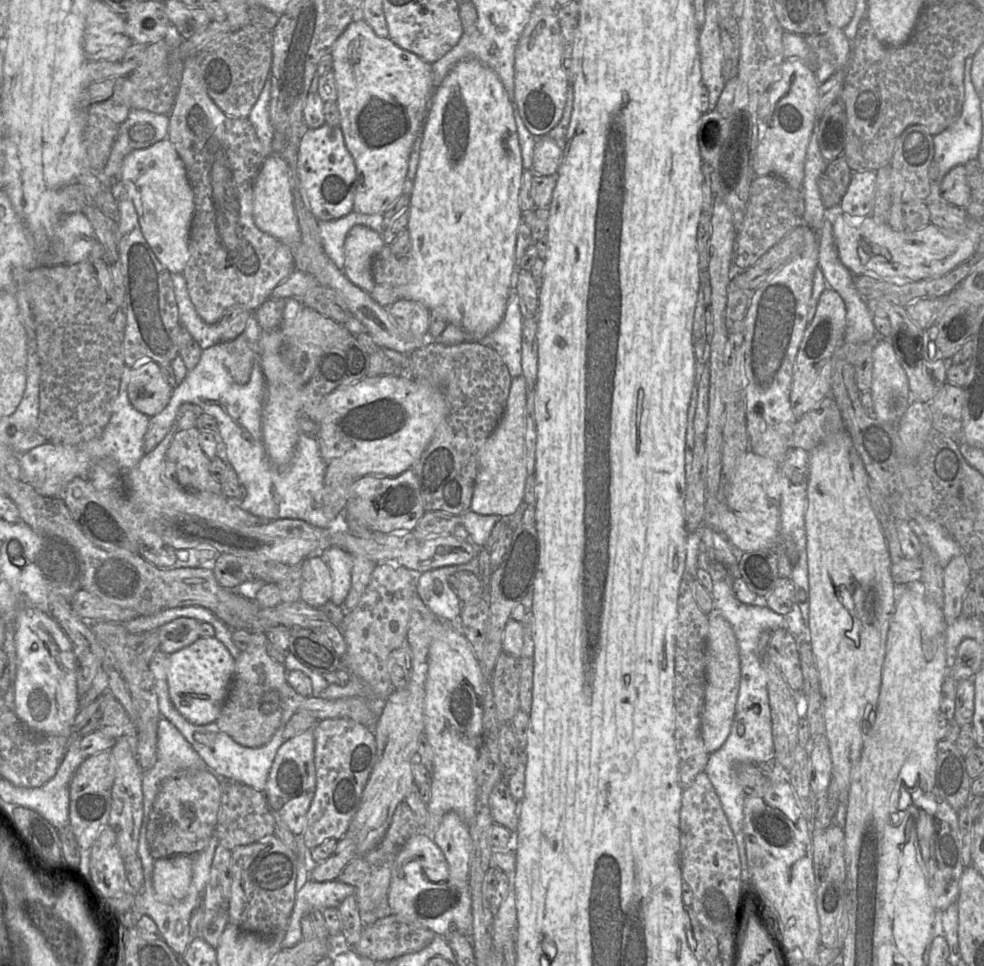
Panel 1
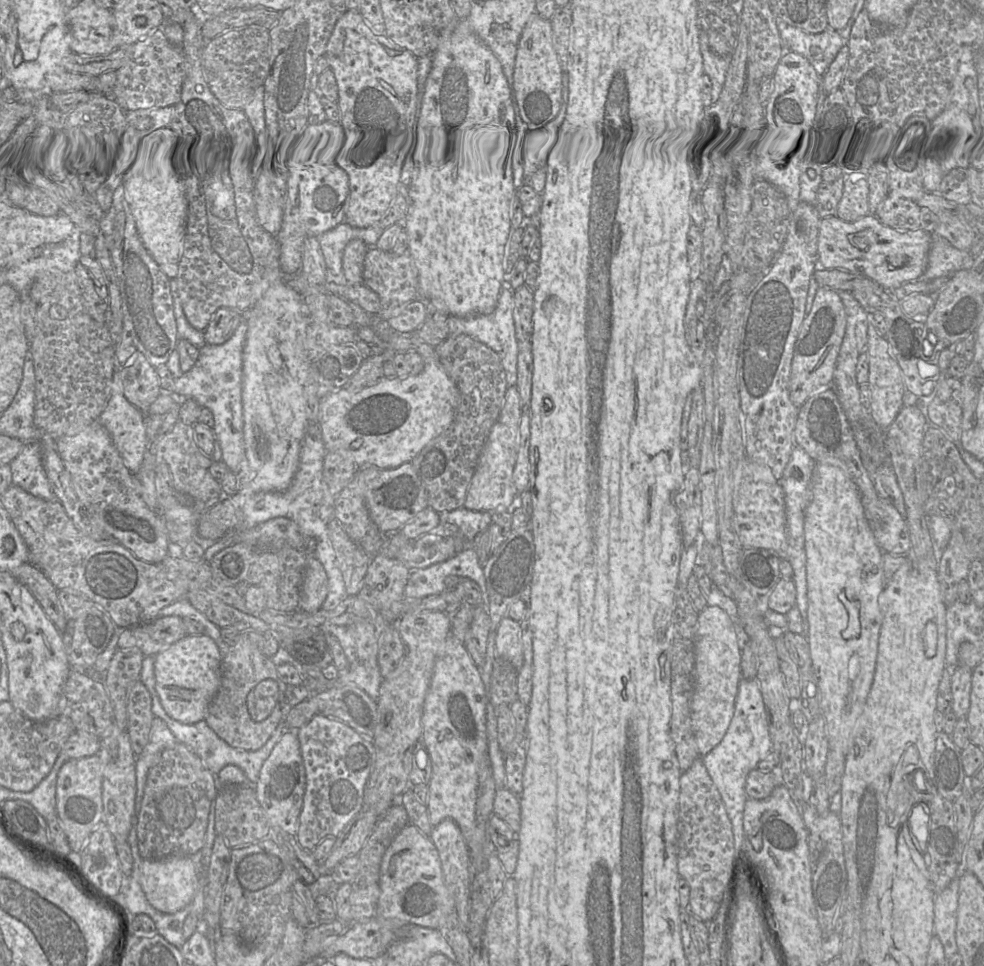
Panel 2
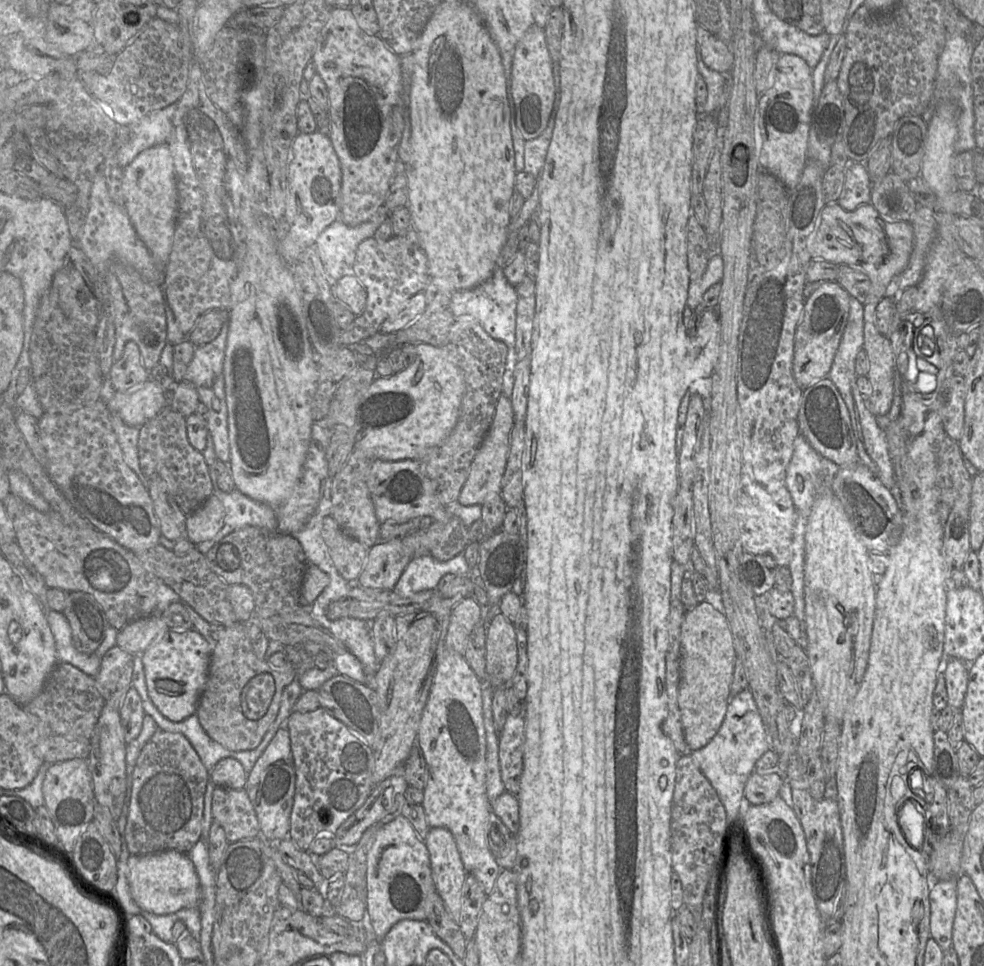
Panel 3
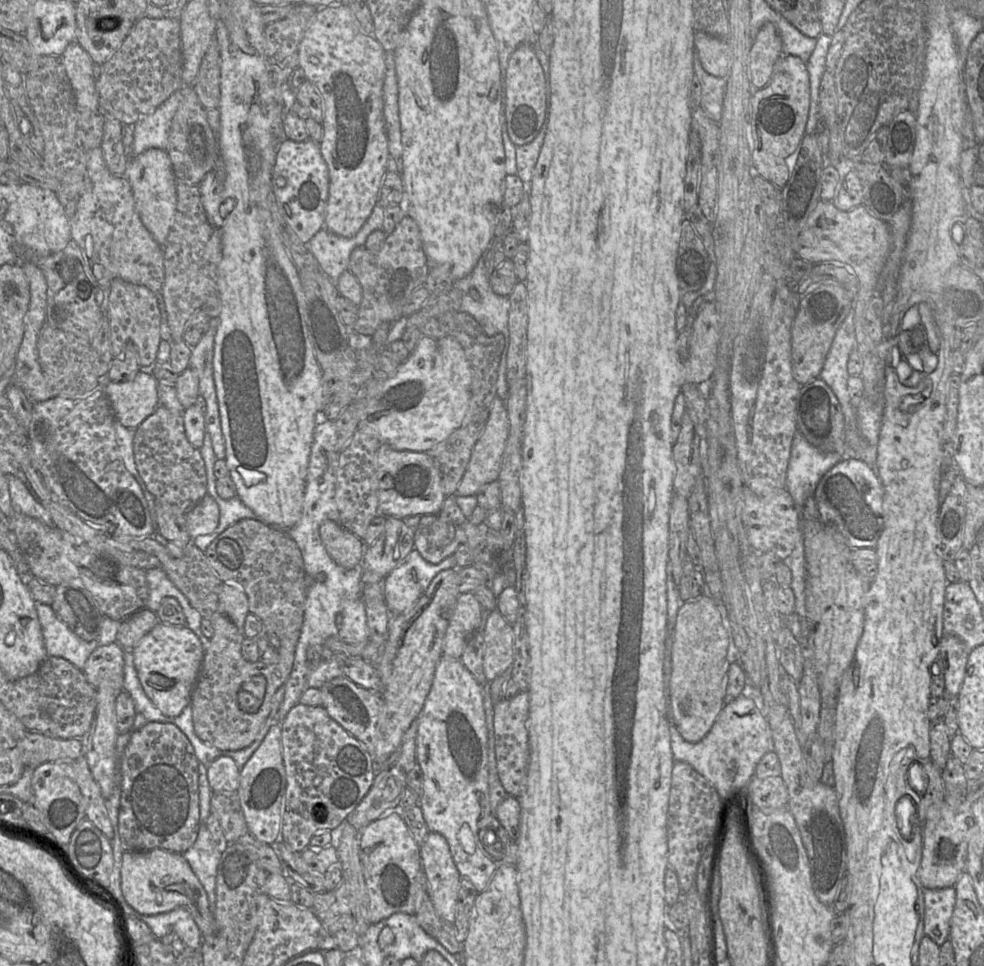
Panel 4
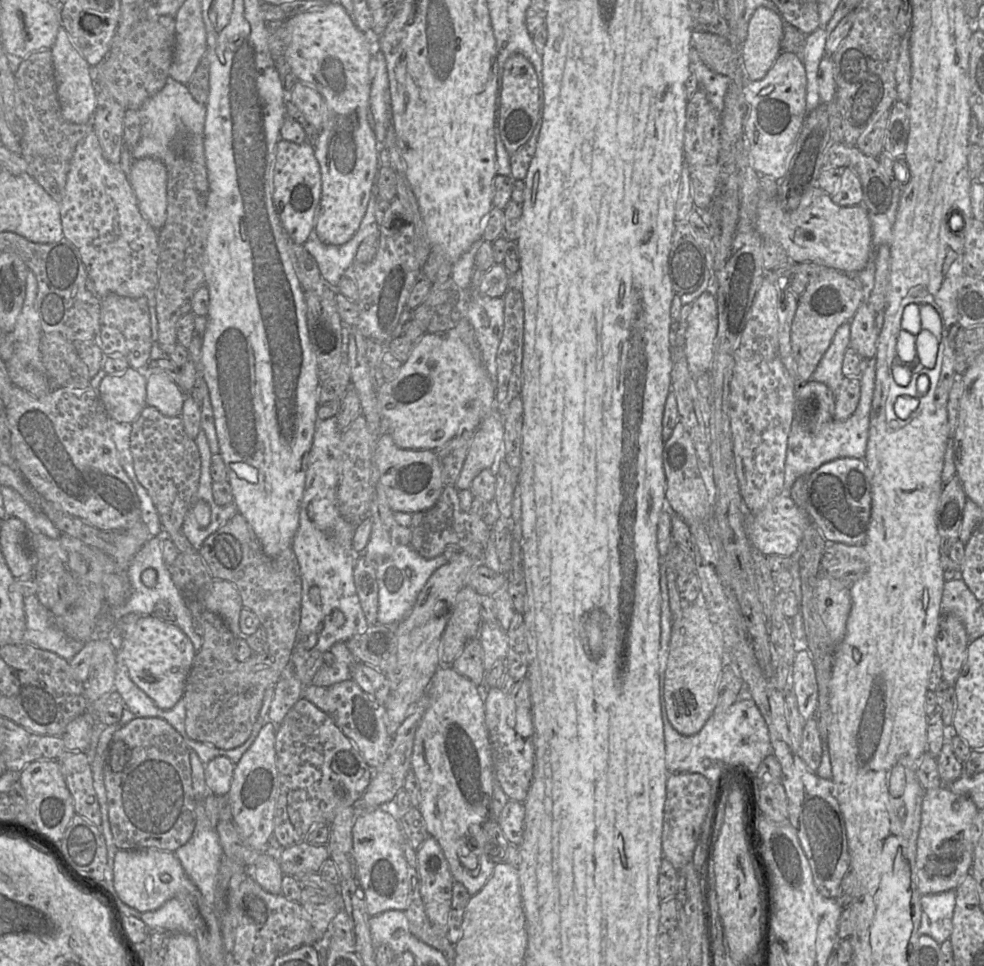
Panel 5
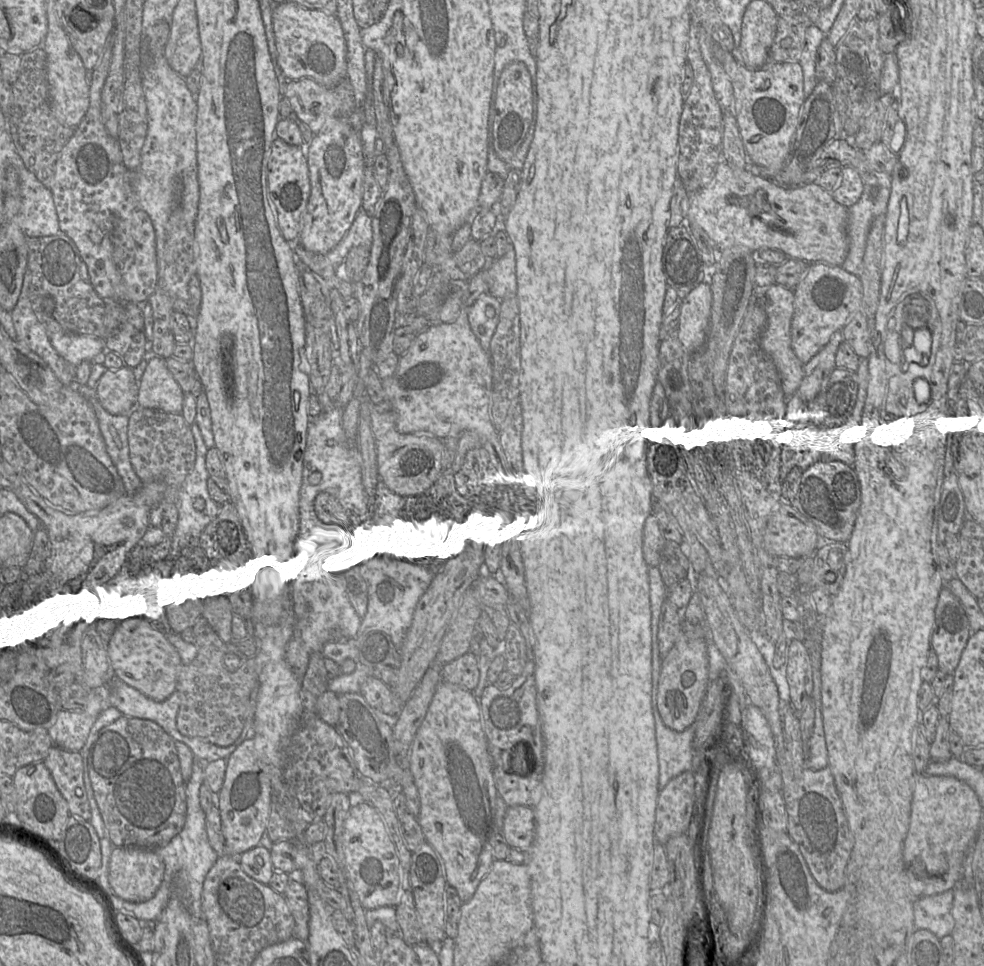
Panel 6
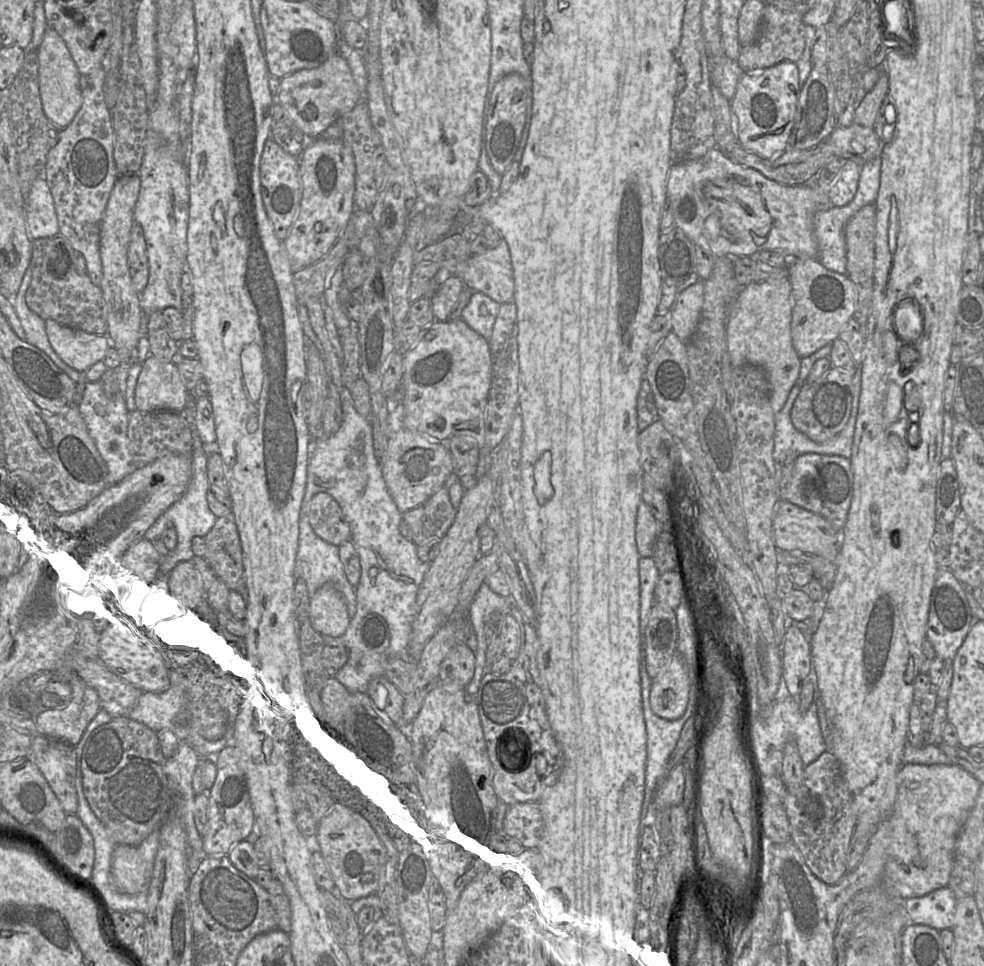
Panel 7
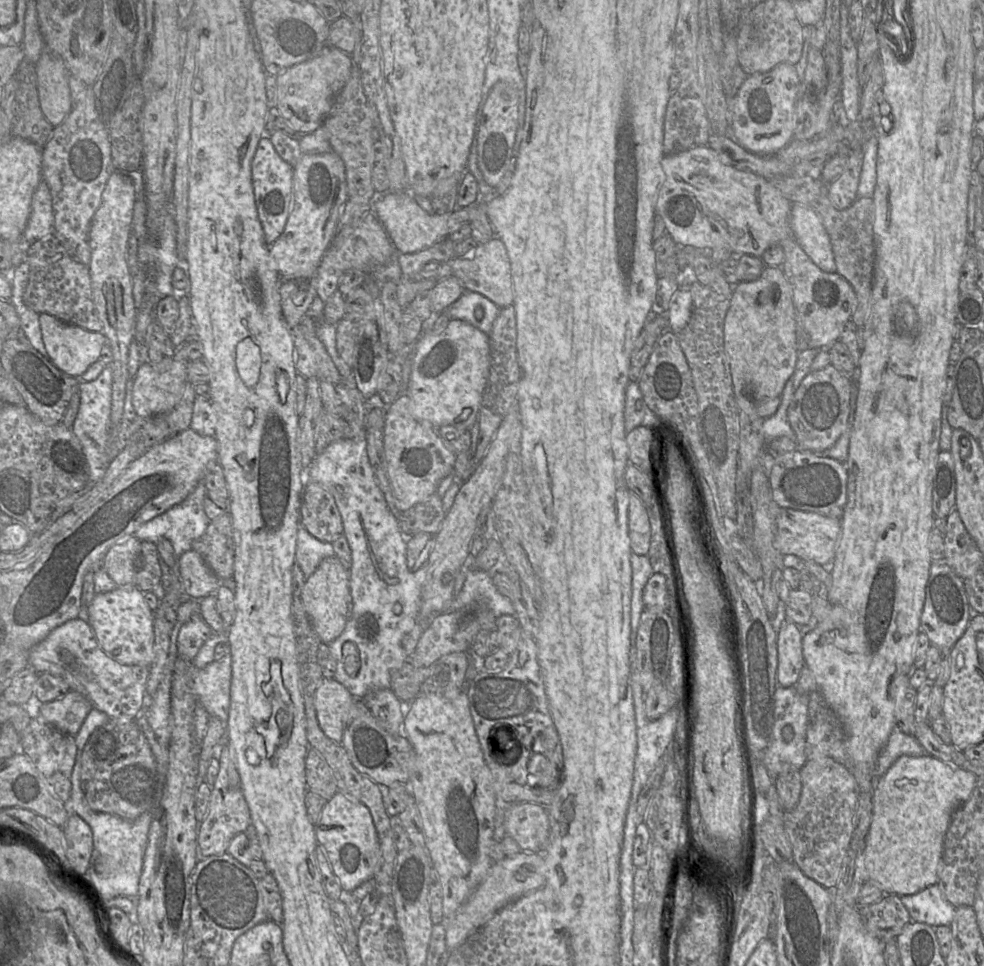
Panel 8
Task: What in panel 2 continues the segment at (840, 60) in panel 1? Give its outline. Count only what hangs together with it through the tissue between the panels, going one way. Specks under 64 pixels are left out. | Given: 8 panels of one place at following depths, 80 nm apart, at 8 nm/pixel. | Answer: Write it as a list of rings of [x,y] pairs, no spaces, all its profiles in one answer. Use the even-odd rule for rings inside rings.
[[[777,20],[777,27],[783,45],[783,54],[794,52],[803,56],[819,77],[825,74],[841,48],[847,45],[840,33],[831,28],[819,34],[810,34],[781,20]]]

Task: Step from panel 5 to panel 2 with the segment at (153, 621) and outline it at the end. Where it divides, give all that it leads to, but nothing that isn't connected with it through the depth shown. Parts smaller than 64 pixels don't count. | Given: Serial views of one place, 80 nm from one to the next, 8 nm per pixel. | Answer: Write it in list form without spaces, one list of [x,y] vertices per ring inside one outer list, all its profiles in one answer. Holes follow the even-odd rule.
[[[186,635],[155,655],[155,689],[166,713],[183,724],[203,721],[221,682],[223,654],[207,635]]]

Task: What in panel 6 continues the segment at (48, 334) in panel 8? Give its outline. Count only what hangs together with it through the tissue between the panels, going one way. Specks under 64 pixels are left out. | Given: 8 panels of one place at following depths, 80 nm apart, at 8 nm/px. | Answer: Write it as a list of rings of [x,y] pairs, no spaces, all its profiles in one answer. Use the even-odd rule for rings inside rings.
[[[56,332],[50,337],[58,354],[74,366],[84,361],[94,362],[106,352],[104,339],[101,337],[71,332]]]

